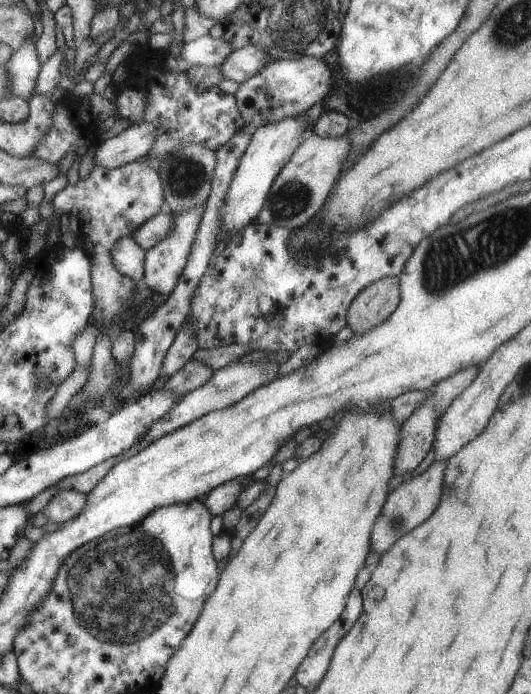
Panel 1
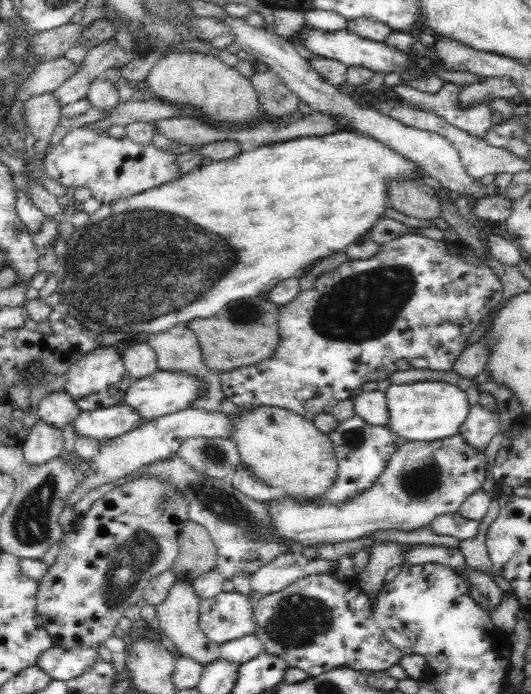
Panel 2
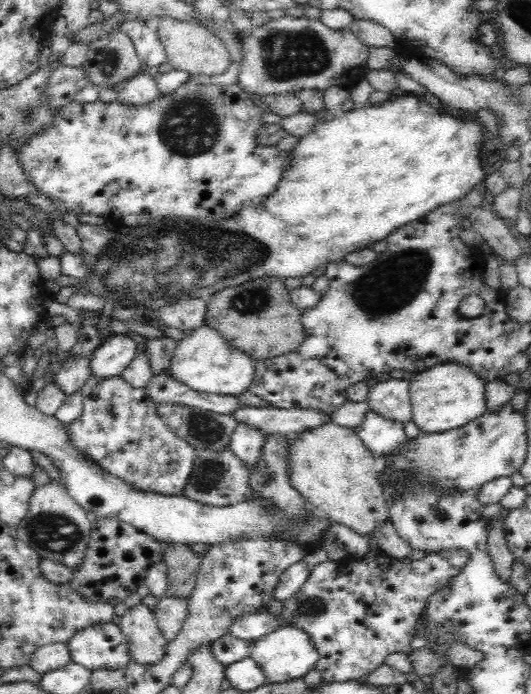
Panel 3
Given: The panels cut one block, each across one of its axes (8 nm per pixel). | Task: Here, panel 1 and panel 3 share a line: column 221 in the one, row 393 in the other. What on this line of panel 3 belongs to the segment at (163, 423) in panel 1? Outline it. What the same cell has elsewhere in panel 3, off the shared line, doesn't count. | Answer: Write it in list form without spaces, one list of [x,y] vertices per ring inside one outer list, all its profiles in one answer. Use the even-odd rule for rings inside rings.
[[[394,378],[372,385],[366,403],[371,412],[388,421],[408,423],[411,421],[411,403],[408,378]]]

